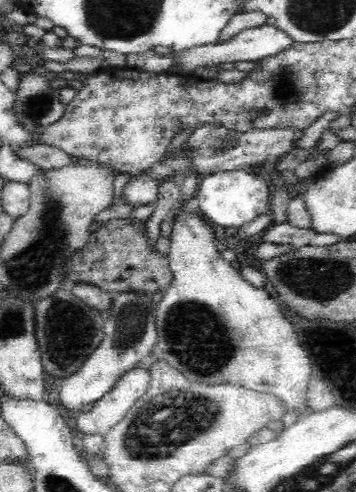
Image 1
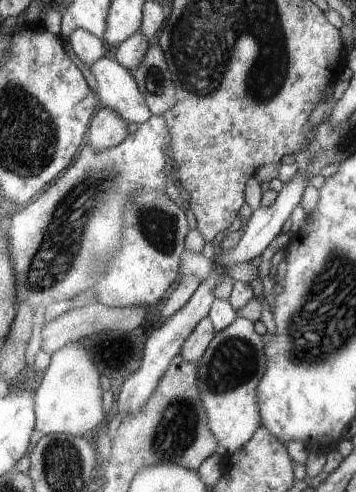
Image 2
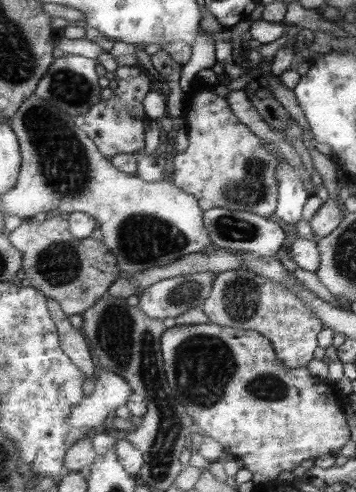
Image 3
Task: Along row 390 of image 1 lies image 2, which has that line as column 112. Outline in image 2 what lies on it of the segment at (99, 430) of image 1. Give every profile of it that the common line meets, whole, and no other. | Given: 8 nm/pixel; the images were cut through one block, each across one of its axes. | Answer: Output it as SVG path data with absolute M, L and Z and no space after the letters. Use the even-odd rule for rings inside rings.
M101 106L91 122L89 144L97 150L109 150L125 142L129 136L129 120L123 118L123 114L119 114L117 110Z

